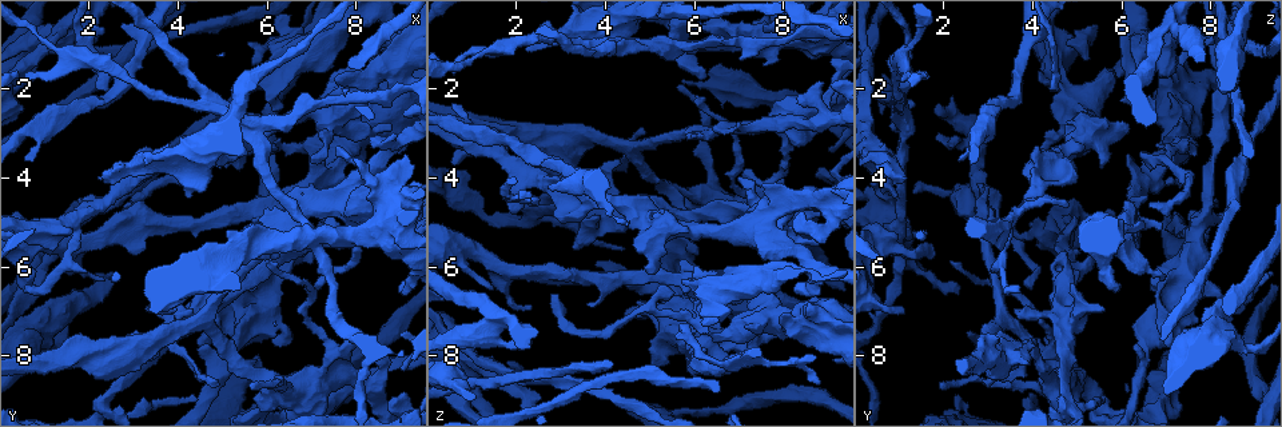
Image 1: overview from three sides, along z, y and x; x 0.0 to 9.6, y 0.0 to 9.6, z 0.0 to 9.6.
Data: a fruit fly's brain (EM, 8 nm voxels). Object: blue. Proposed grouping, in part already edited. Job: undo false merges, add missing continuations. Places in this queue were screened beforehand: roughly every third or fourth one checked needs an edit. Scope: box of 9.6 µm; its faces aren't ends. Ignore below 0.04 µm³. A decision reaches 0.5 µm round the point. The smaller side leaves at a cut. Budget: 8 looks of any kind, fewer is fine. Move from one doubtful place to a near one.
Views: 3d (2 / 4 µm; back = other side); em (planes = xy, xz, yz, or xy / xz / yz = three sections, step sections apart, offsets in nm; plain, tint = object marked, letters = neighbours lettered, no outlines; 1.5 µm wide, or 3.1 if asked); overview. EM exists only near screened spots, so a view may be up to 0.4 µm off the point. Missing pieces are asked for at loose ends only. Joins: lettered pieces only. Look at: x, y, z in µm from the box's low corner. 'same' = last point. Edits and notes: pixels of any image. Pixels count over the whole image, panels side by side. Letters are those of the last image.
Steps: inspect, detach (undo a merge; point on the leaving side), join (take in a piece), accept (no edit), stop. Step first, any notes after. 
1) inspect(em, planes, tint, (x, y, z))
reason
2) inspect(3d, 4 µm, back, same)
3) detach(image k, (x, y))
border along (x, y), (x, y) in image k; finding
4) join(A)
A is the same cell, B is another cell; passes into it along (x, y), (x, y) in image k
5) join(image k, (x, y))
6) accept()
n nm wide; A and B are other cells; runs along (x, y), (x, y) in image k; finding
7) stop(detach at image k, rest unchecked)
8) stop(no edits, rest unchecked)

inspect(em, planes, letters, (3.90, 6.95, 1.05))
free end

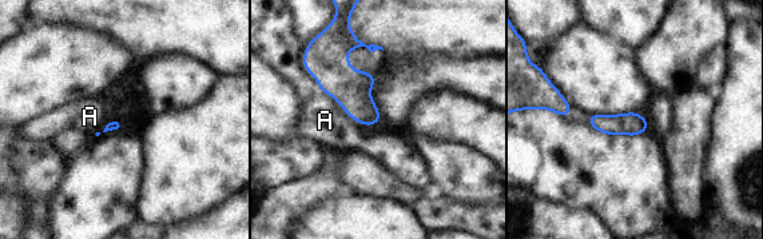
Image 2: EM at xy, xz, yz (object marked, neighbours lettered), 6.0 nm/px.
accept()
A is another cell; border along (320, 88), (329, 94), (361, 126) in image 2; none of them fits

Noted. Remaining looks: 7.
inspect(em, planes, letters, (6.10, 5.85, 2.15))
thin end

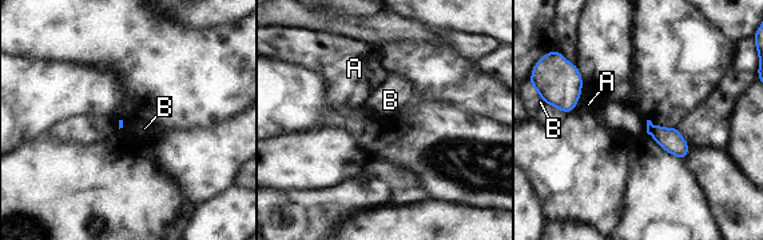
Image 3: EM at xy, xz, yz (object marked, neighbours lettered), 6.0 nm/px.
accept()
A and B are other cells; no lettered piece goes on from it

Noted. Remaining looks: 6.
inspect(3d, 4 µm, (3.65, 5.20, 6.85))

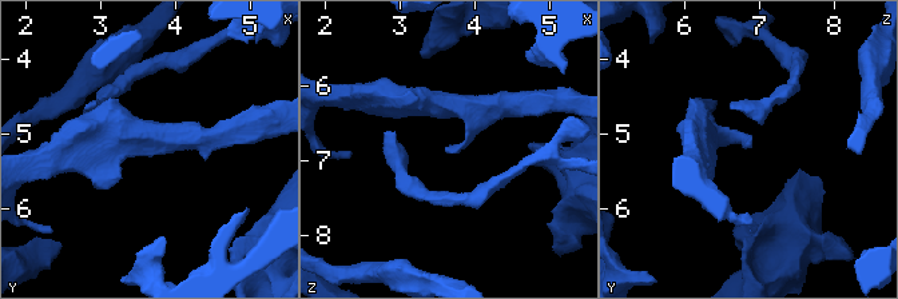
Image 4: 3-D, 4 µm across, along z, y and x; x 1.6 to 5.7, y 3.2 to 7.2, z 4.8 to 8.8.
inspect(em, planes, tint, (3.60, 5.15, 6.90))
shape alone is not enough

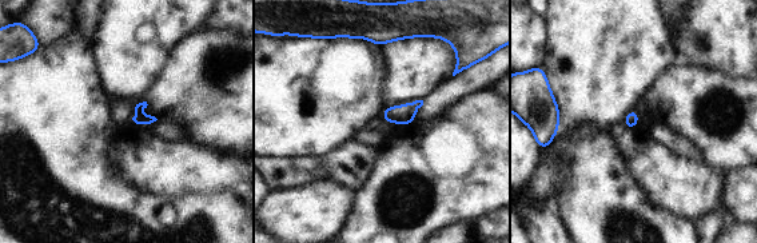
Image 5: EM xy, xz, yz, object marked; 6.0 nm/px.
inspect(em, planes, letters, same)
what lies round it

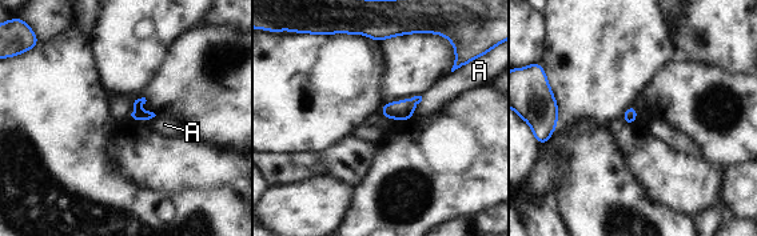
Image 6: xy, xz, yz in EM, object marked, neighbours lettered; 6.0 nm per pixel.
accept()
A touches over 140 nm; A is another cell; border along (422, 96), (411, 116) in image 6; no lettered piece goes on from it

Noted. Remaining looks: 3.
stop(no edits, rest unchecked)

